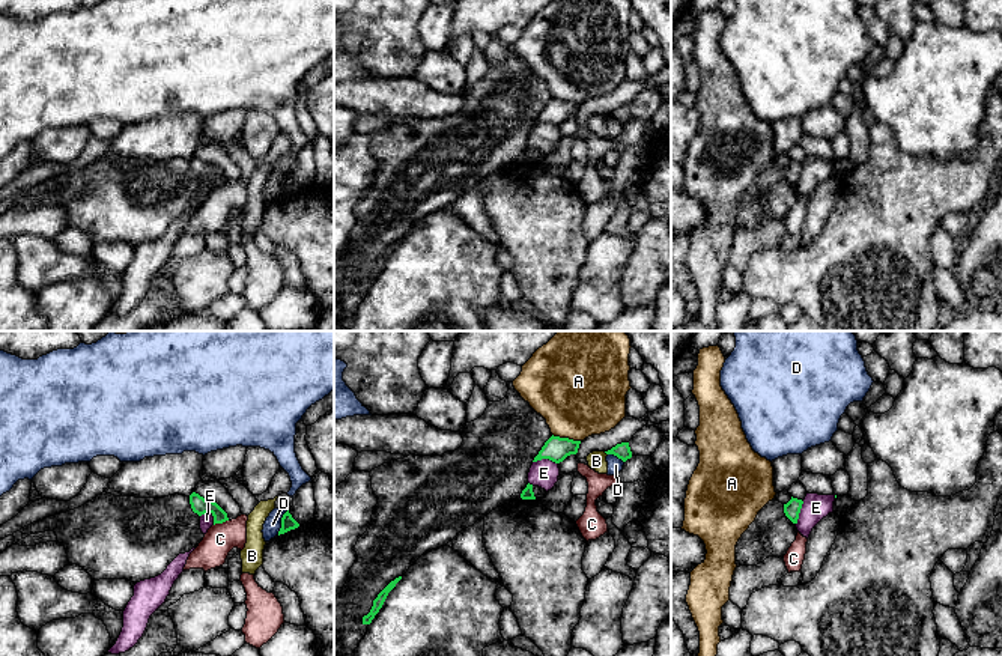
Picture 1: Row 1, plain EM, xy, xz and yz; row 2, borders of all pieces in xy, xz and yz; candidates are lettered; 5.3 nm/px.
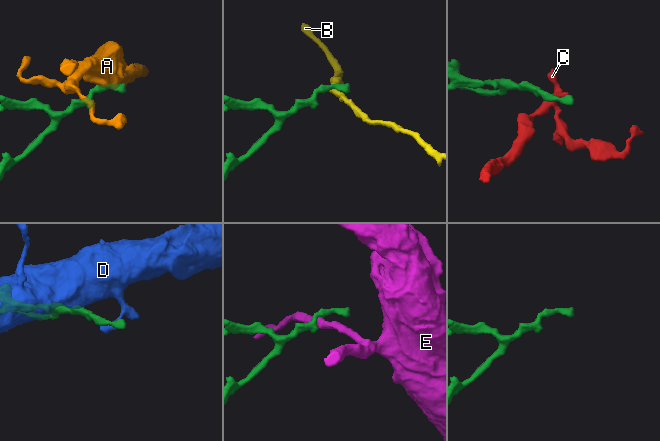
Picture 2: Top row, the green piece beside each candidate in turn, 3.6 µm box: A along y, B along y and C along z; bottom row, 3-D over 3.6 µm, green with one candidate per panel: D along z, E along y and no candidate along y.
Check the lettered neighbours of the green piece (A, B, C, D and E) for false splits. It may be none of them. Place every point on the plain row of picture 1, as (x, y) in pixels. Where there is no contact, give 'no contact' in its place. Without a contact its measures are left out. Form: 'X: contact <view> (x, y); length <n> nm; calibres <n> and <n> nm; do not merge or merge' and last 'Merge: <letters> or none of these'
A: contact xz (566, 101); length 160 nm; calibres 140 and 460 nm; do not merge
B: no contact; do not merge
C: contact xy (220, 185); length 90 nm; calibres 90 and 160 nm; do not merge
D: contact xy (282, 185); length 150 nm; calibres 80 and 90 nm; do not merge
E: contact xz (545, 121); length 140 nm; calibres 140 and 150 nm; do not merge
Merge: none of these

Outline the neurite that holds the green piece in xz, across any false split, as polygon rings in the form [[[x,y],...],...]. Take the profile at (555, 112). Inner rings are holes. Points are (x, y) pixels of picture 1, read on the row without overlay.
[[[551,99],[539,117],[534,120],[533,125],[549,122],[555,126],[563,125],[567,119],[576,117],[579,111],[581,104],[573,104],[569,101],[560,101],[560,99]]]

